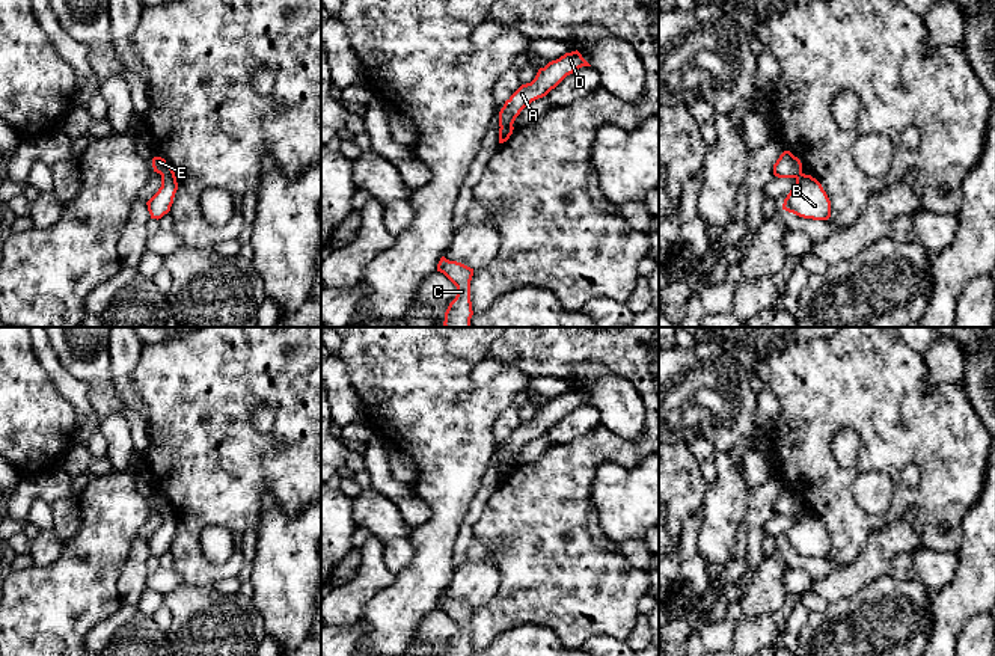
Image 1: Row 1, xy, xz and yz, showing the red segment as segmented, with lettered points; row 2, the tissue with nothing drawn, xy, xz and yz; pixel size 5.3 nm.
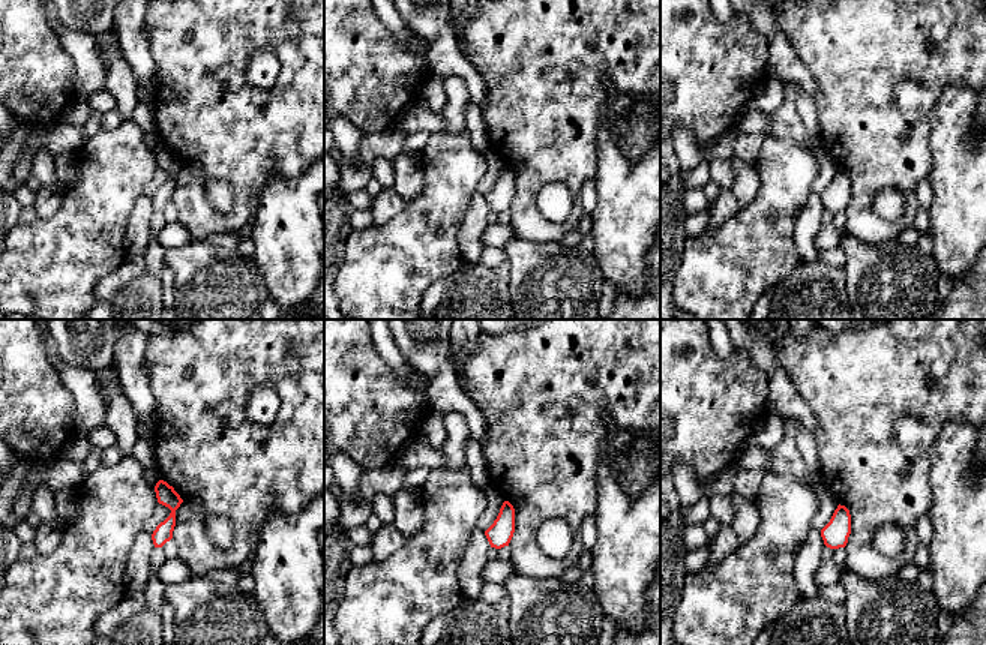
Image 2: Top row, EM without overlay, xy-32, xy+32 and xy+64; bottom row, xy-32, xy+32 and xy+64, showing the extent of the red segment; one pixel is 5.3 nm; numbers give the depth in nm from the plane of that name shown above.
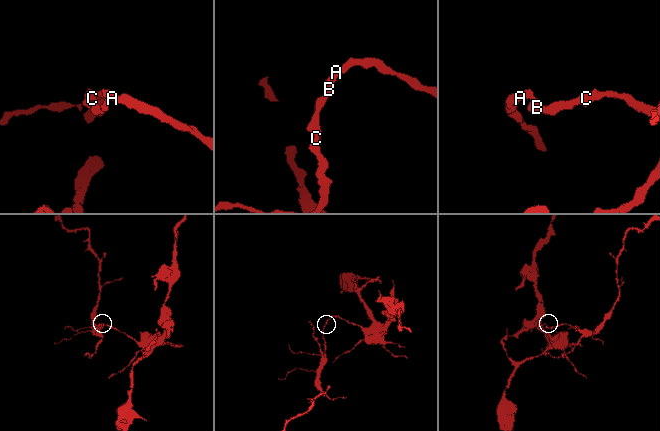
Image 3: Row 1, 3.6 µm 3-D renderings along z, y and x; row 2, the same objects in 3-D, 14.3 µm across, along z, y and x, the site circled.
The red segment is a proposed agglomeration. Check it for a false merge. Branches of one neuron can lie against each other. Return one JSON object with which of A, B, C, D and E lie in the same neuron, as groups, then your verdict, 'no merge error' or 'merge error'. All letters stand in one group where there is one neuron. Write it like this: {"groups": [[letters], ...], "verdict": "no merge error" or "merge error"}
{"groups": [["A", "D", "E"], ["B", "C"]], "verdict": "merge error"}

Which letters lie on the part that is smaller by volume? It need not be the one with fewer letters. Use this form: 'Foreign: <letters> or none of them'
Foreign: B, C

